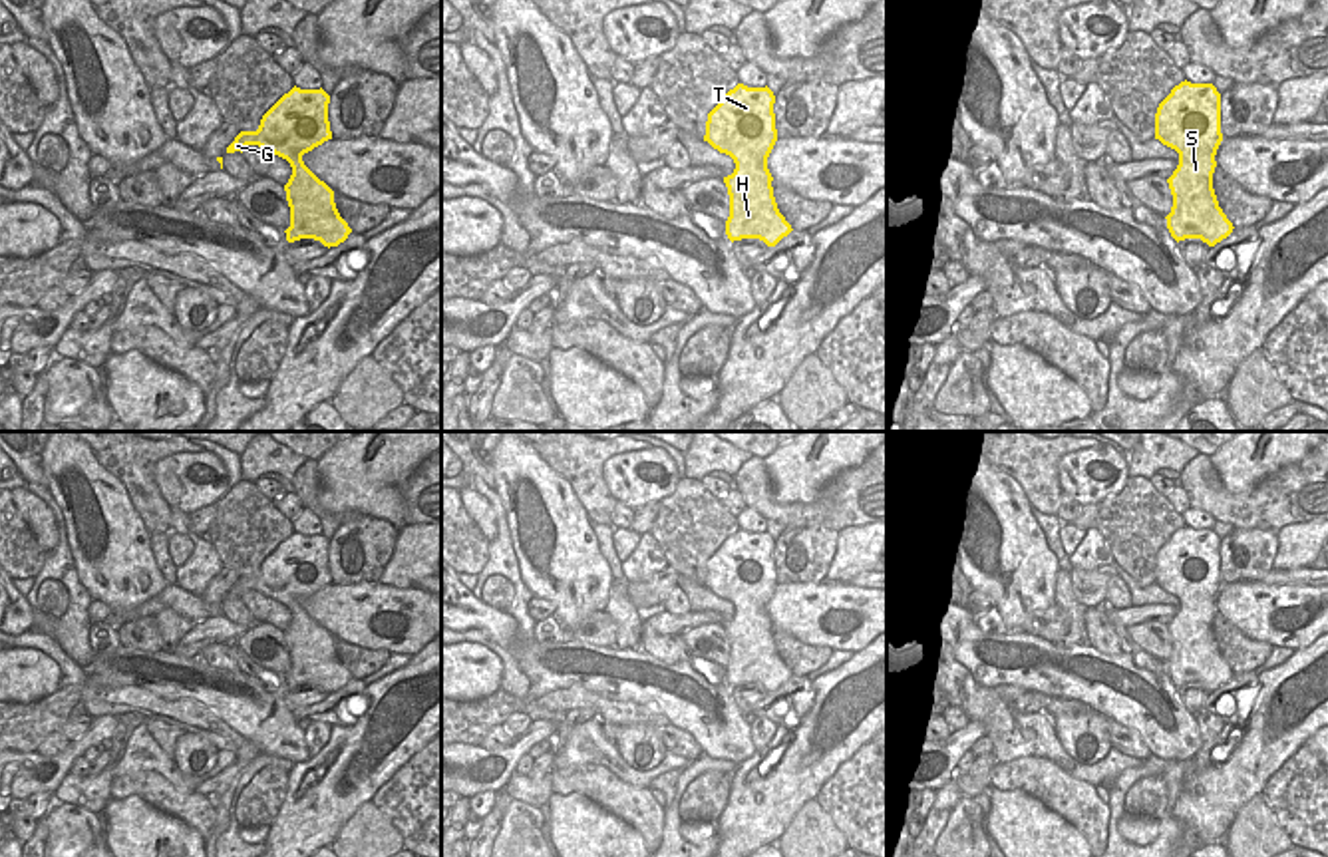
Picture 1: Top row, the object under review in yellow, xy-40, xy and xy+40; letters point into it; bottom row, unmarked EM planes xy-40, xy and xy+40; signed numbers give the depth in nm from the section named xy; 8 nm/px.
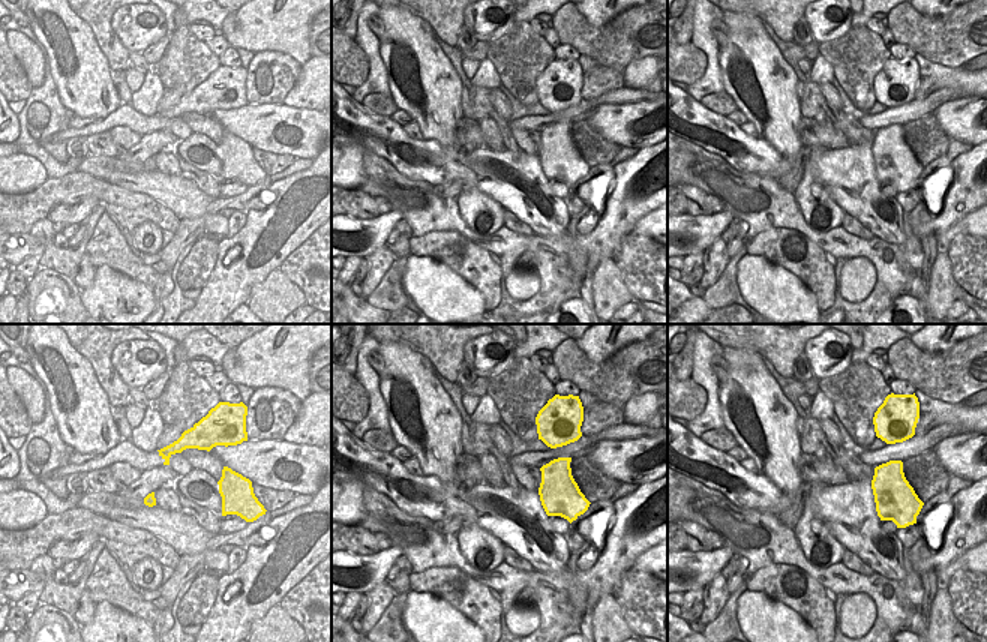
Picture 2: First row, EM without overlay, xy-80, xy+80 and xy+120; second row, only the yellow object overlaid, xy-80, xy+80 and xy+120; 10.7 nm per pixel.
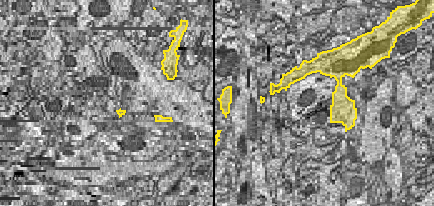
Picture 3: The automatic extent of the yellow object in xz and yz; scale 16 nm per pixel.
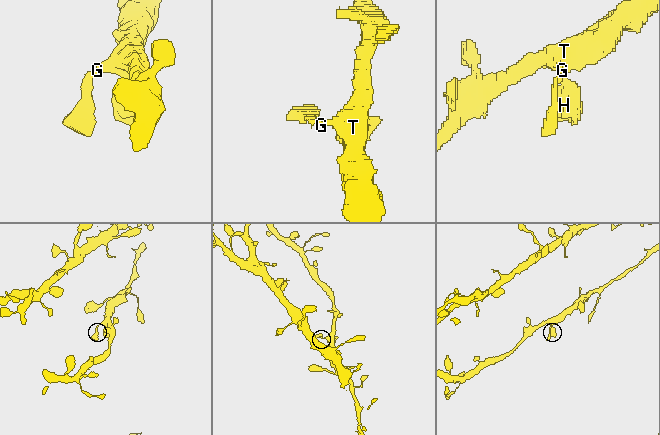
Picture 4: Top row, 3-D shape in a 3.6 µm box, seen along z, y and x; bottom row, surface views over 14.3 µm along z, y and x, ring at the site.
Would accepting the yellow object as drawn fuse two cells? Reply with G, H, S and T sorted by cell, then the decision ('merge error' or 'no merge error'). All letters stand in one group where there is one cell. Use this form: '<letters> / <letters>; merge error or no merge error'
G H S T; no merge error

